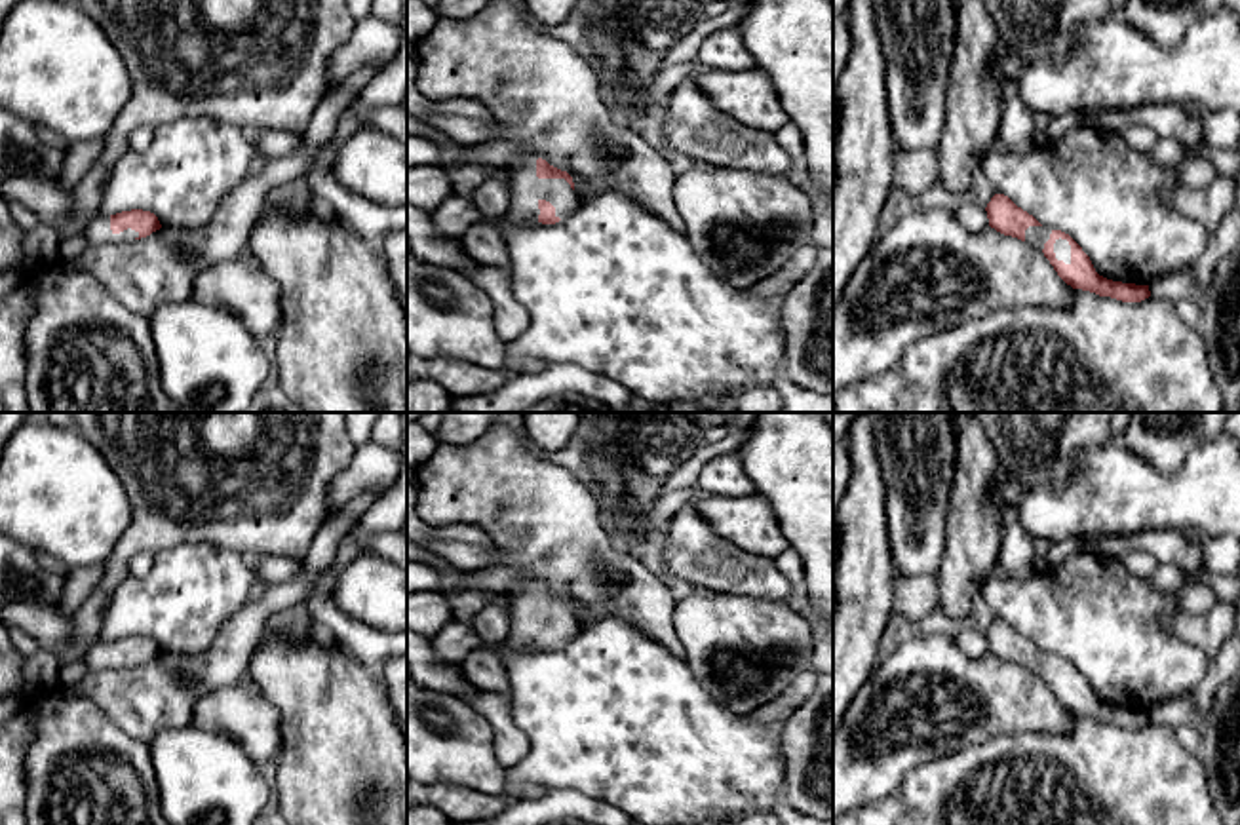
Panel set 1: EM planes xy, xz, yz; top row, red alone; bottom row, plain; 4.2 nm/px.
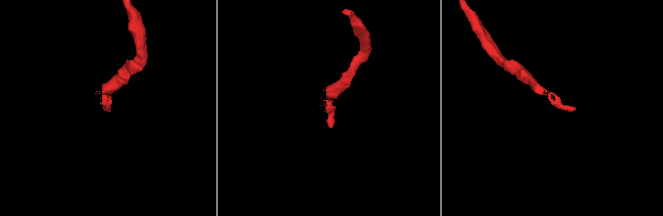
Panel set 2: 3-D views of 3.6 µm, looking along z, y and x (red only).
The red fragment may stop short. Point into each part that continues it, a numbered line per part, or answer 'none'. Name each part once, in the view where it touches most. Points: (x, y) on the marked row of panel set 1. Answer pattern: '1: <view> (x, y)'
1: yz (1062, 248)

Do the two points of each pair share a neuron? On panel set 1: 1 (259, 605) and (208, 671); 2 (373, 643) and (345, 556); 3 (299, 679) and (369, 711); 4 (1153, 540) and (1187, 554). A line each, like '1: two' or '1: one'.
1: one
2: one
3: one
4: one

